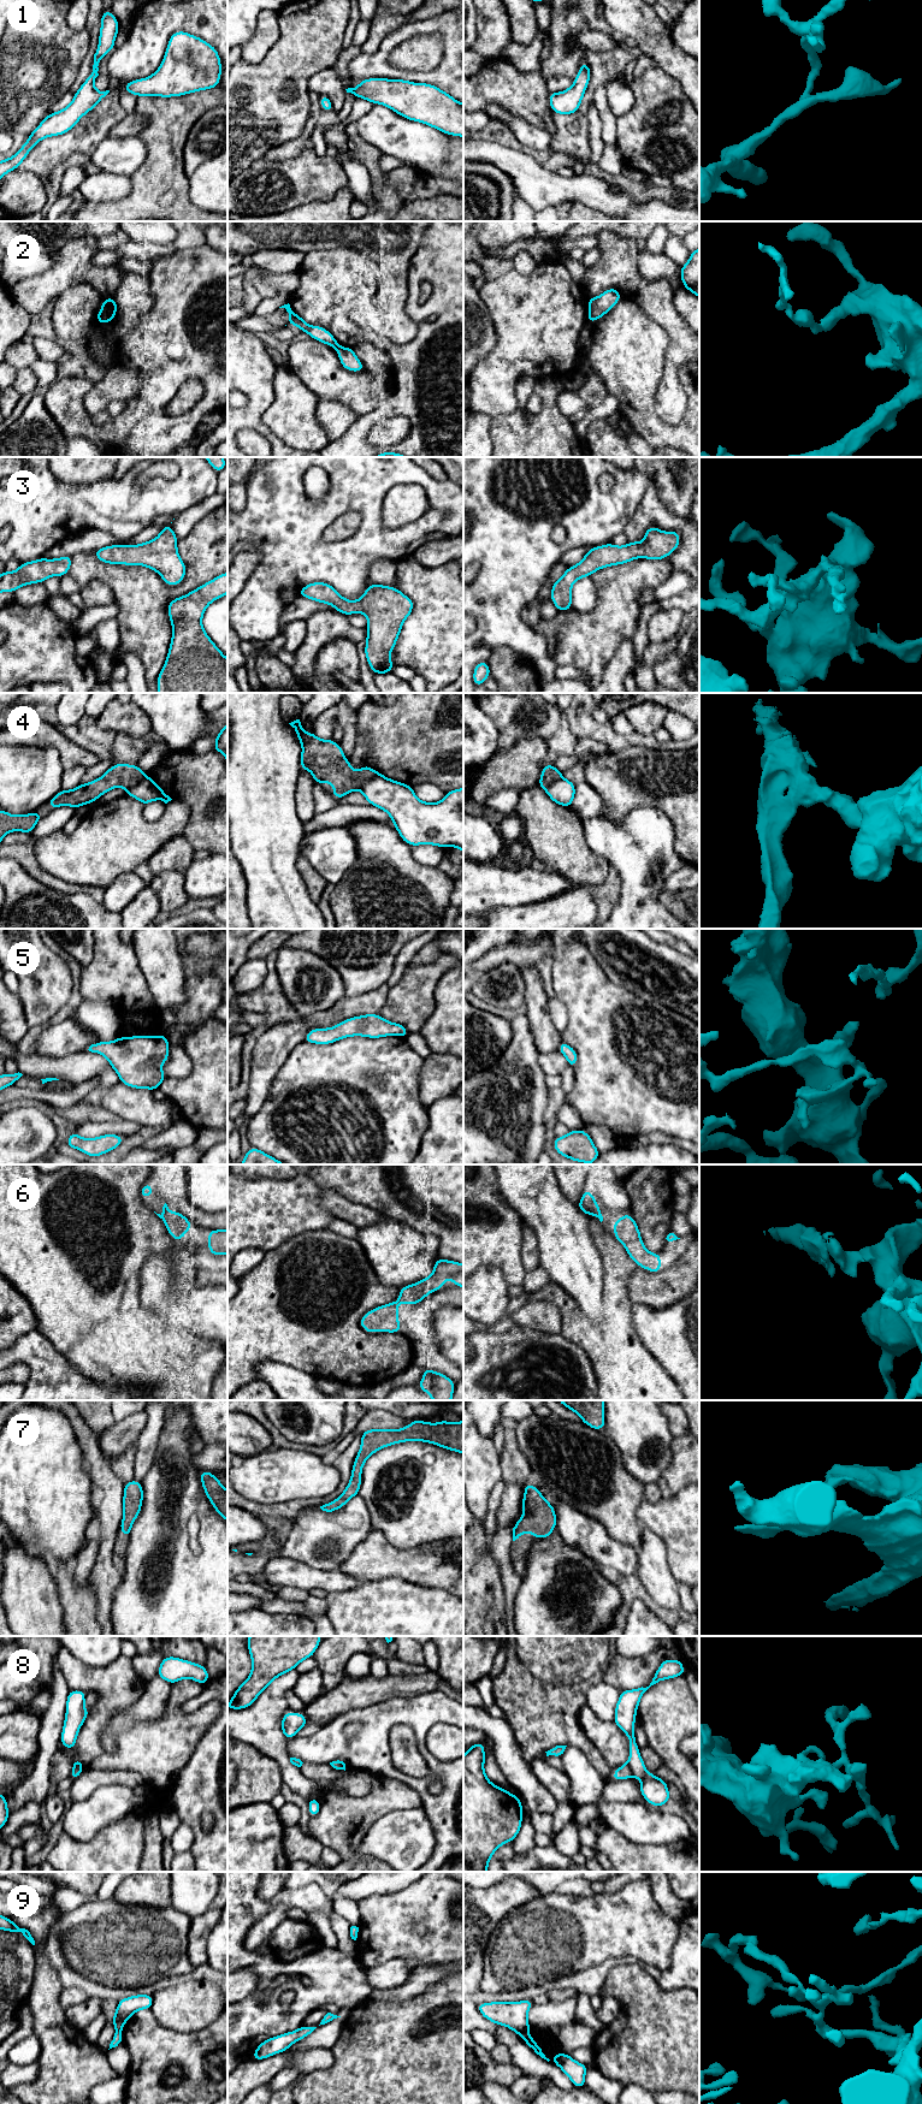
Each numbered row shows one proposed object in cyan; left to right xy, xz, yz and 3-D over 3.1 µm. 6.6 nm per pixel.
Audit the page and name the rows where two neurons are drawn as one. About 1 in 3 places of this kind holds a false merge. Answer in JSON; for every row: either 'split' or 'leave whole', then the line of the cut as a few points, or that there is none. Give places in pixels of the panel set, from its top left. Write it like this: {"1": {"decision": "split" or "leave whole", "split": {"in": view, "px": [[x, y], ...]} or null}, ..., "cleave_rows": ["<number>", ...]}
{"1": {"decision": "leave whole", "split": null}, "2": {"decision": "split", "split": {"in": "xy", "px": [[101, 309], [107, 321]]}}, "3": {"decision": "leave whole", "split": null}, "4": {"decision": "split", "split": {"in": "xz", "px": [[377, 772], [359, 789]]}}, "5": {"decision": "leave whole", "split": null}, "6": {"decision": "leave whole", "split": null}, "7": {"decision": "leave whole", "split": null}, "8": {"decision": "split", "split": {"in": "yz", "px": [[626, 1762], [633, 1774]]}}, "9": {"decision": "leave whole", "split": null}, "cleave_rows": ["2", "4", "8"]}

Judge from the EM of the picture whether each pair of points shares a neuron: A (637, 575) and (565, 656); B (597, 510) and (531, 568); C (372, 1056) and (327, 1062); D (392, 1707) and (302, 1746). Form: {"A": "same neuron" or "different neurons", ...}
{"A": "same neuron", "B": "same neuron", "C": "same neuron", "D": "same neuron"}

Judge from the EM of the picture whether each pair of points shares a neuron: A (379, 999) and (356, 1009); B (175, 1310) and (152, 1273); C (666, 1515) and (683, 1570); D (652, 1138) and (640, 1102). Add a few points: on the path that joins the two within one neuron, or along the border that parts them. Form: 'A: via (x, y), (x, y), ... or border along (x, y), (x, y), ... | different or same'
A: via (373, 1001), (362, 1005) | same
B: via (166, 1301), (158, 1292), (158, 1282) | same
C: via (679, 1528), (683, 1531), (683, 1557) | same
D: border along (678, 1138), (650, 1132), (639, 1135), (632, 1142) | different

